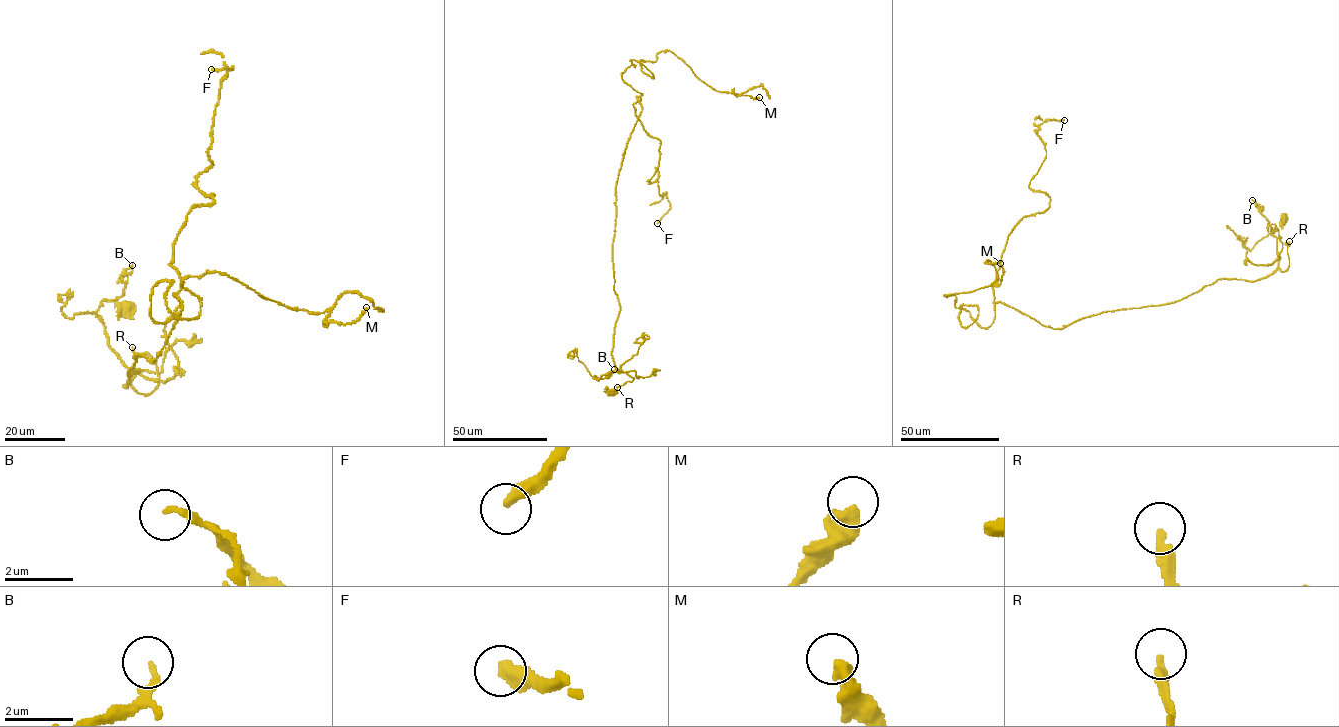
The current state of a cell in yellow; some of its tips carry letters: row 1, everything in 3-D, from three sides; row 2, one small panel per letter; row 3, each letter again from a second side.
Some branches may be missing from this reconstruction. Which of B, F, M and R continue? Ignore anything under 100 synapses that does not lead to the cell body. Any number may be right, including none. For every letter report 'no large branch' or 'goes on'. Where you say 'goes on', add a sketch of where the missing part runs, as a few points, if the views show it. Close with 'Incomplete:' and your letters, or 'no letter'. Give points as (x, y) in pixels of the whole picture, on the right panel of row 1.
B: no large branch
F: no large branch
M: no large branch
R: no large branch
Incomplete: no letter

